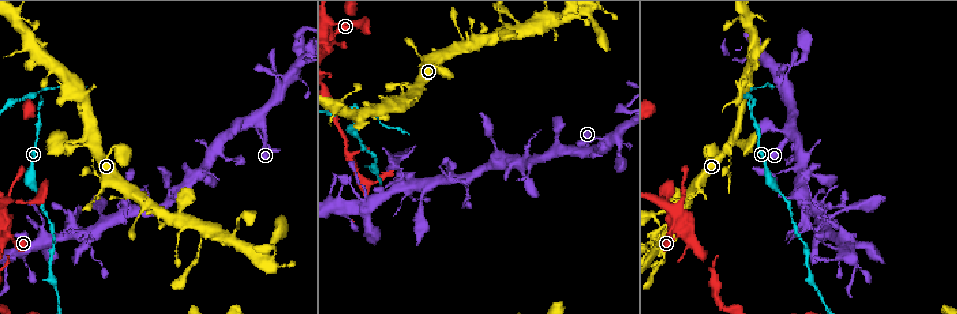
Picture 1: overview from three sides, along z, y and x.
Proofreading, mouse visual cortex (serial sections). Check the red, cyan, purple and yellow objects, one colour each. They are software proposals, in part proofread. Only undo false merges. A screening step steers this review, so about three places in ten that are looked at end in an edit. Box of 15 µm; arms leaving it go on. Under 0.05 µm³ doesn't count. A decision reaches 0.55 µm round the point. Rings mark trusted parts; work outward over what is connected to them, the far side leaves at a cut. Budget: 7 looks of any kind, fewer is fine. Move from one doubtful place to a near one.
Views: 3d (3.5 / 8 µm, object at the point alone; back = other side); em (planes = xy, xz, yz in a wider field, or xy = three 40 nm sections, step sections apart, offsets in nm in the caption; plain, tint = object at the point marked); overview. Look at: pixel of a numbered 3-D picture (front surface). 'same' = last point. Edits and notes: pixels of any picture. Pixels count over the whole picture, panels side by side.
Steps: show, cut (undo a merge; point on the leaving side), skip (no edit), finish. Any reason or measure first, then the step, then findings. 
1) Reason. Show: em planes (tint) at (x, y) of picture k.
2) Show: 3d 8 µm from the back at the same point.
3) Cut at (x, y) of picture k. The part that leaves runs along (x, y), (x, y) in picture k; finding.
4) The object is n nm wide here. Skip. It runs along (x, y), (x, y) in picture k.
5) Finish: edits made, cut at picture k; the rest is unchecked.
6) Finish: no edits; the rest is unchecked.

A narrow waist. Show: 3d 3.5 µm at (39, 91) of picture 1.

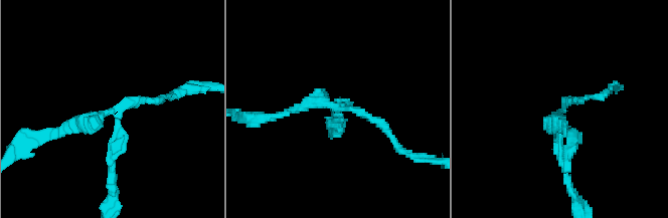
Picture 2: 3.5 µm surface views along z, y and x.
Need the tissue. Show: em xy step 1 (tint) at (337, 108) of picture 2.

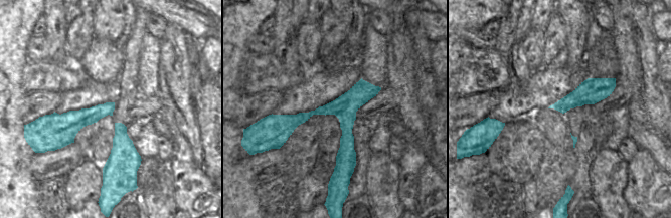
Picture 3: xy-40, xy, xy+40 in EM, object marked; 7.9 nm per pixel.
The object is 190 nm wide here. Cut at (82, 124) of picture 2. The part that leaves runs along (113, 115), (26, 146) in picture 2; two cells meet here.

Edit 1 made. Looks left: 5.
Three-way junction. Show: 3d 3.5 µm at (259, 125) of picture 1.

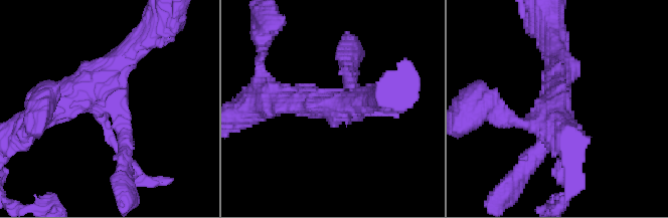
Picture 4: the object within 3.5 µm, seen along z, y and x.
Show: em planes (tint) at (112, 103) of picture 4.

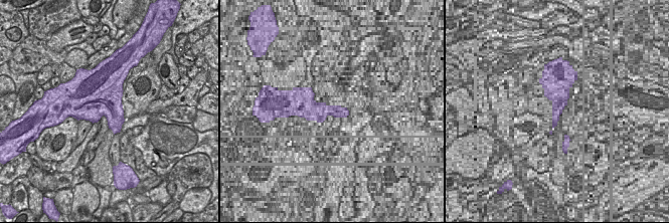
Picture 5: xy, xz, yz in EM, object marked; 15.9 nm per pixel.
The object is 650 nm wide here. Skip. It runs along (123, 161), (105, 92), (52, 107) in picture 4; all the same cell.

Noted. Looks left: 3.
Finish: edits made, cut at picture 2; the rest is unchecked.

